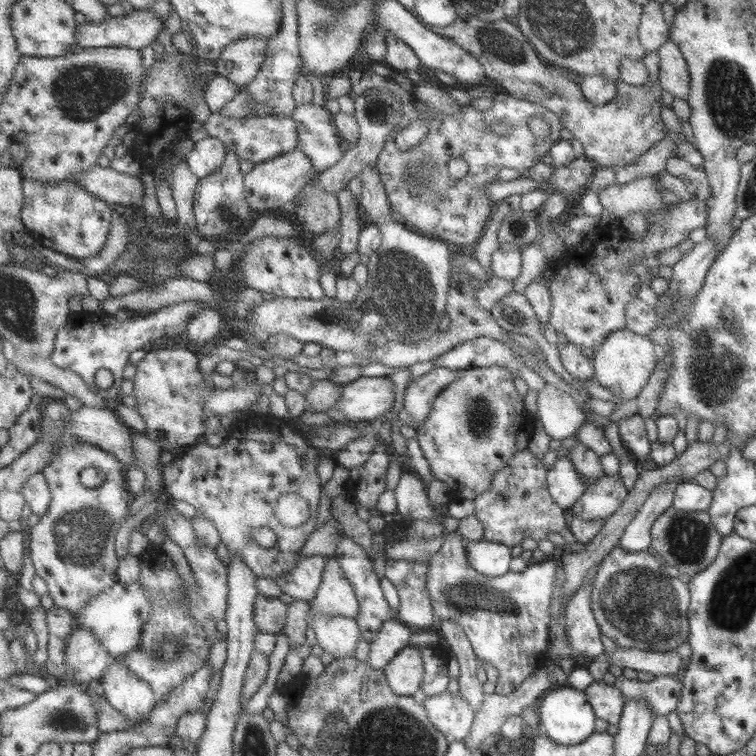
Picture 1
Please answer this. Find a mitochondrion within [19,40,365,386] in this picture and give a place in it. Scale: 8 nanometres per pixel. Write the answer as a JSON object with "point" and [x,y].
{"point":[83,92]}

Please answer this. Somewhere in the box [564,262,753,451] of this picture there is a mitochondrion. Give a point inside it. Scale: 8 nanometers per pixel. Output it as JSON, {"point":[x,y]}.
{"point":[717,380]}

